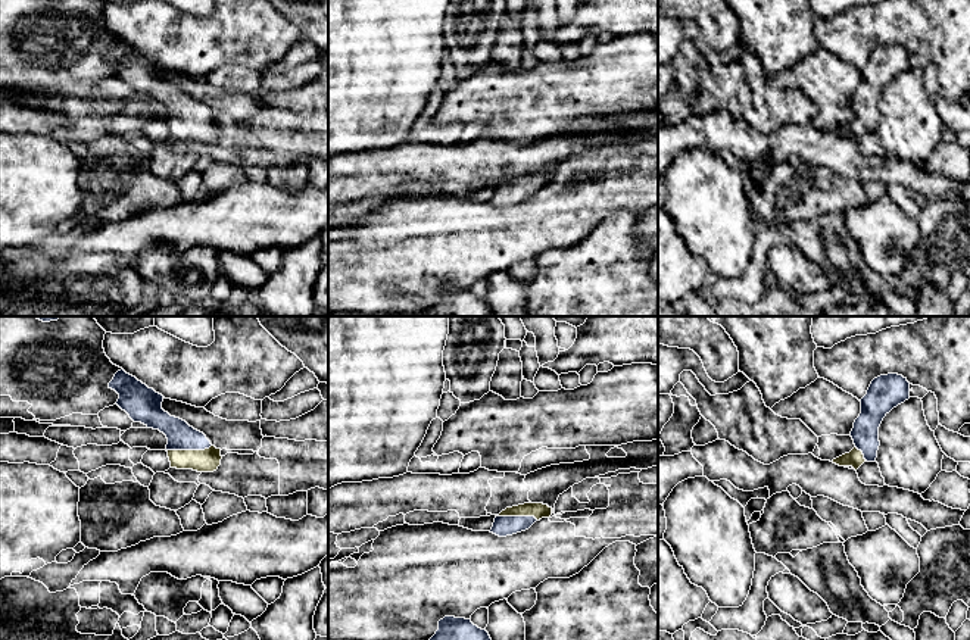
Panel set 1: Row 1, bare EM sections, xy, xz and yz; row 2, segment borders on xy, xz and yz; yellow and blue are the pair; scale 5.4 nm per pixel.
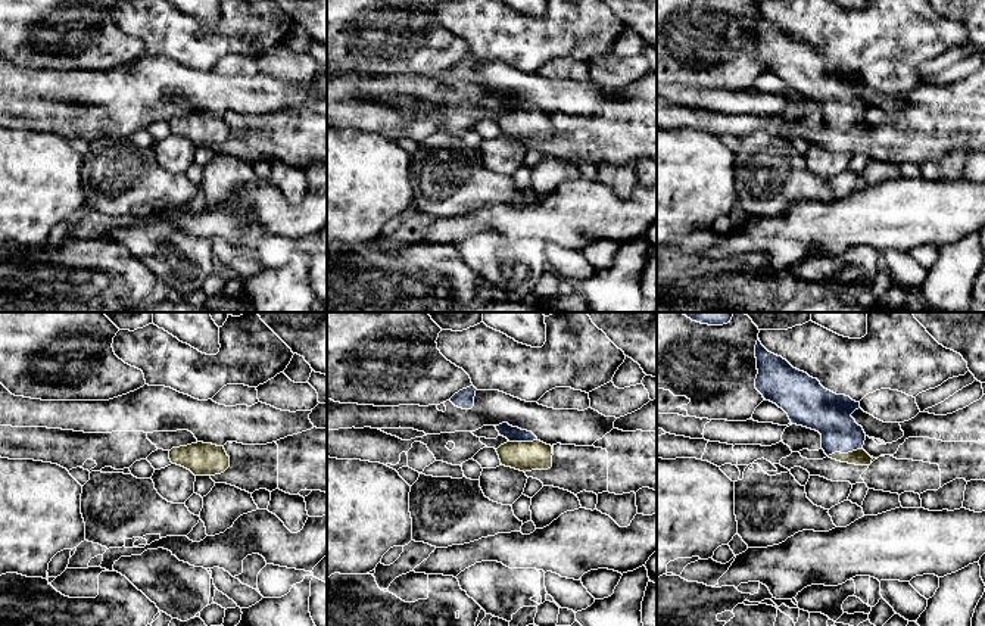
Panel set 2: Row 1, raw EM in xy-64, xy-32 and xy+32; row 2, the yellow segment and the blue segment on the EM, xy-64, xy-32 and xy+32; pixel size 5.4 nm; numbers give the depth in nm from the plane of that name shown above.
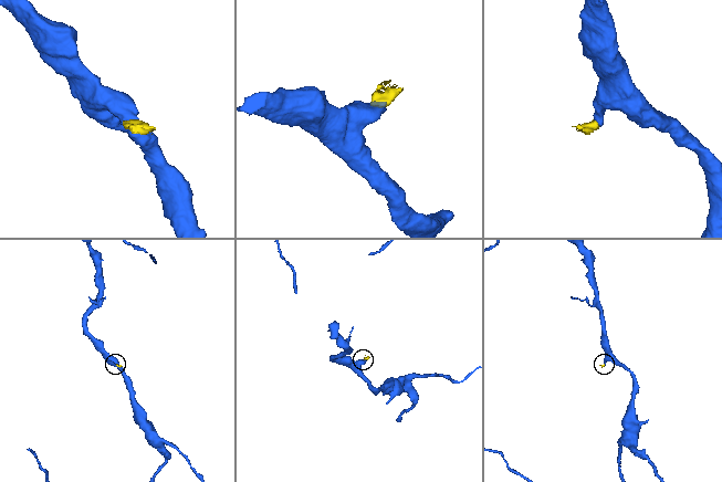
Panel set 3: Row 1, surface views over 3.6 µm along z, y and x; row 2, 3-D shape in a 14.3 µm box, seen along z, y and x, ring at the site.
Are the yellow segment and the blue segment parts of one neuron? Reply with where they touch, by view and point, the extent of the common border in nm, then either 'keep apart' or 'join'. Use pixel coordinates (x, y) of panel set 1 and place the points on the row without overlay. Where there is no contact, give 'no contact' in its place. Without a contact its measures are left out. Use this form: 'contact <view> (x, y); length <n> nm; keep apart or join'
contact xy (189, 121); length 260 nm; join

